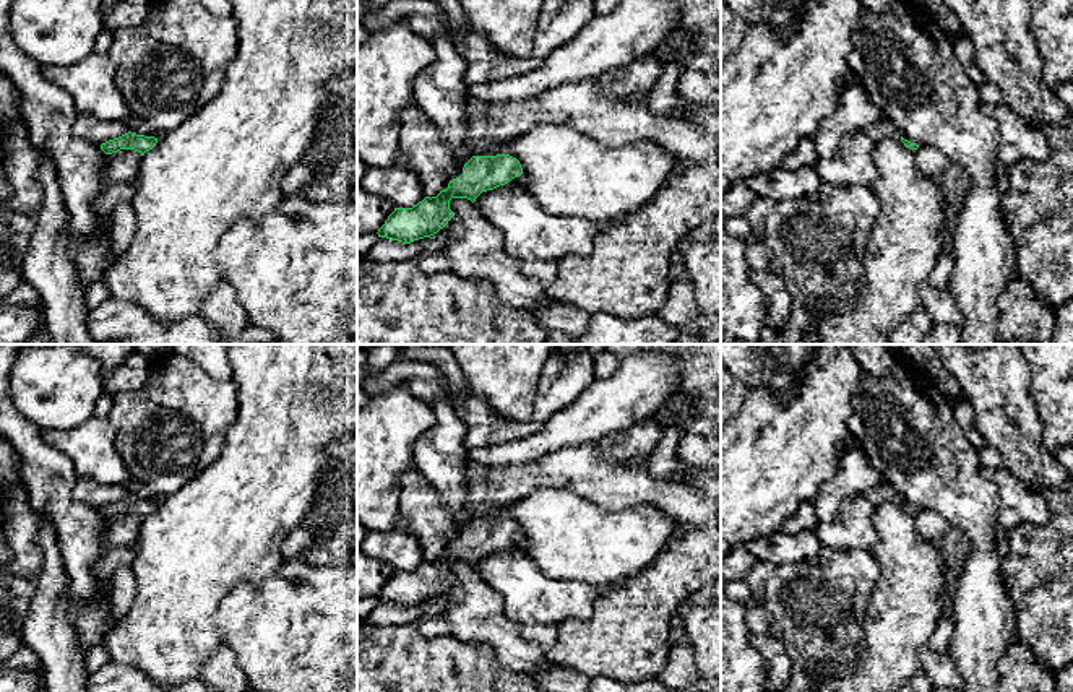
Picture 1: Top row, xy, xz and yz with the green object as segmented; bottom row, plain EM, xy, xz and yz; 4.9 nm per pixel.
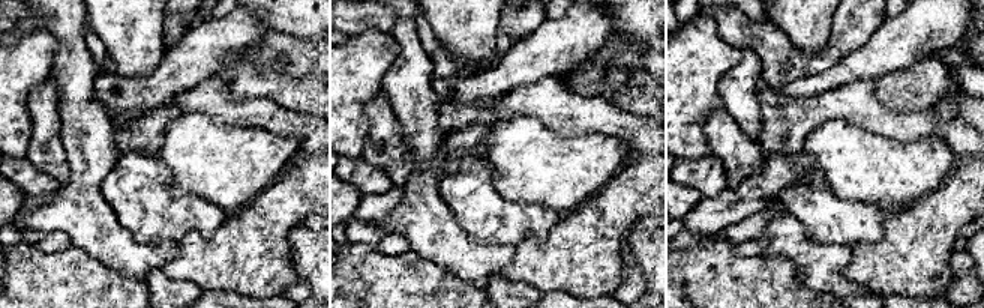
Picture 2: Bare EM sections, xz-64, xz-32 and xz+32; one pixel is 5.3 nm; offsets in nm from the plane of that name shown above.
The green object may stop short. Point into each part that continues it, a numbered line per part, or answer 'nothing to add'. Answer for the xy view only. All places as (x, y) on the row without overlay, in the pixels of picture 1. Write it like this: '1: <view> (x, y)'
nothing to add

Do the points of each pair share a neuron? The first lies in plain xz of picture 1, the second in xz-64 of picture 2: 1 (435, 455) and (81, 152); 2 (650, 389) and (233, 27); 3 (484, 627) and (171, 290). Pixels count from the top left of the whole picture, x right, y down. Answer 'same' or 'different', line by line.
1: same
2: same
3: different

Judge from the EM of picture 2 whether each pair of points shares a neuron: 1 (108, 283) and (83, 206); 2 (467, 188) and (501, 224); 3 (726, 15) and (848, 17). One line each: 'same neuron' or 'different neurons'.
1: different neurons
2: same neuron
3: same neuron

